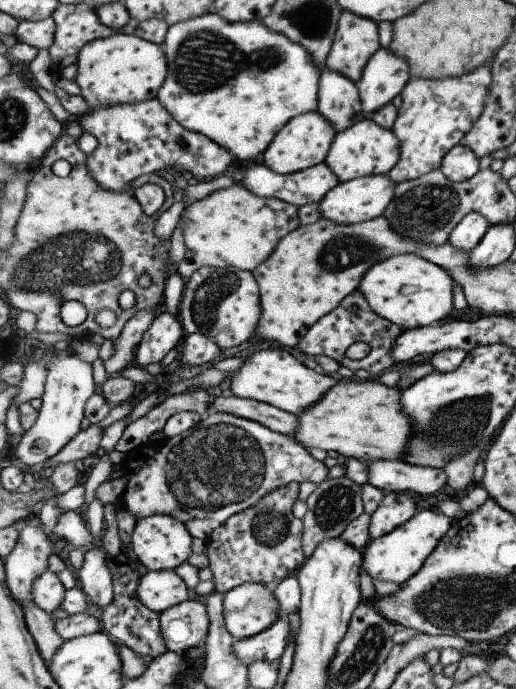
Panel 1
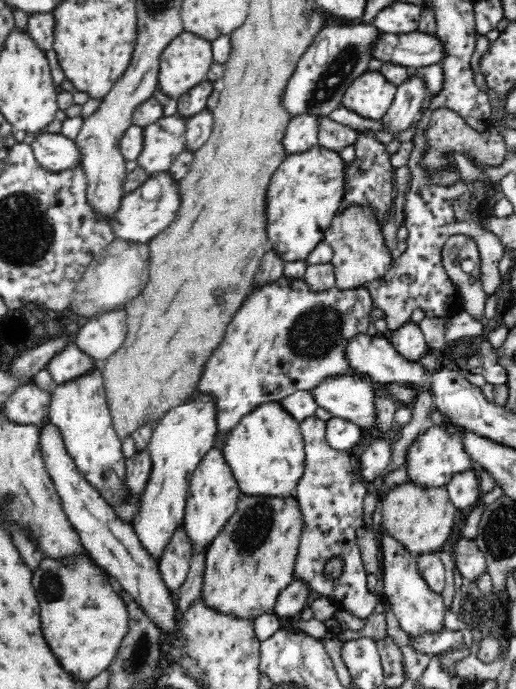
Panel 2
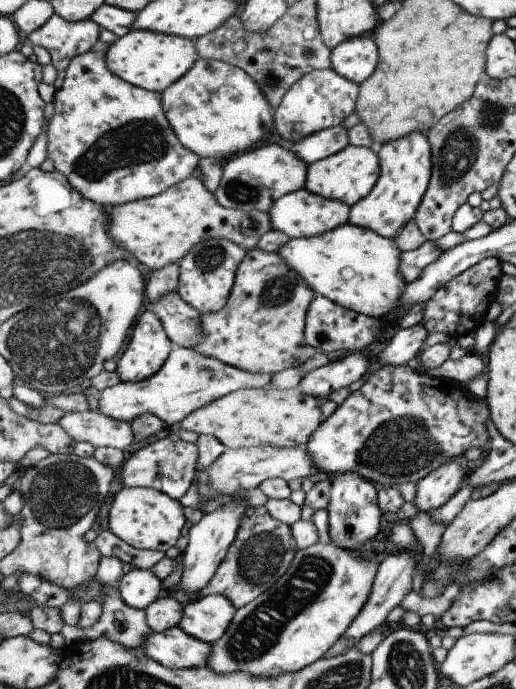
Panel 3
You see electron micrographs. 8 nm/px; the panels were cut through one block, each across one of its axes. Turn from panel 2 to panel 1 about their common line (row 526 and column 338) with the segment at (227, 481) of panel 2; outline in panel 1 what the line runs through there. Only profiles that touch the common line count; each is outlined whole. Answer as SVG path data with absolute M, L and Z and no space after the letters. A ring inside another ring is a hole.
M369 175L360 177L333 188L321 202L321 216L333 220L335 224L349 226L351 224L362 224L374 220L385 214L385 210L392 205L398 184L395 184L387 175Z

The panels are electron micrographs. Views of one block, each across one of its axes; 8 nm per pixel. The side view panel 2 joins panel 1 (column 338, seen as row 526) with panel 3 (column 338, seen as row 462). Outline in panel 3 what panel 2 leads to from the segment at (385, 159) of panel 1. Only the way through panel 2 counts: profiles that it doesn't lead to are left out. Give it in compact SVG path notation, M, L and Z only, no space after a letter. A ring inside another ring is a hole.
M347 145L341 152L312 163L308 168L306 188L326 199L341 199L352 207L368 197L380 180L380 156L369 147Z

